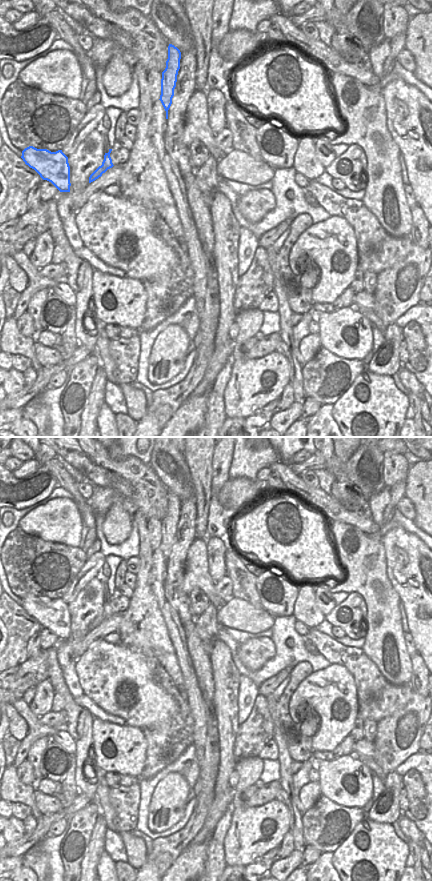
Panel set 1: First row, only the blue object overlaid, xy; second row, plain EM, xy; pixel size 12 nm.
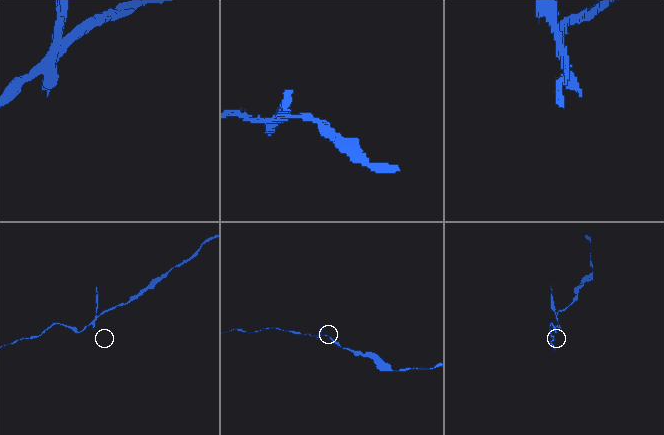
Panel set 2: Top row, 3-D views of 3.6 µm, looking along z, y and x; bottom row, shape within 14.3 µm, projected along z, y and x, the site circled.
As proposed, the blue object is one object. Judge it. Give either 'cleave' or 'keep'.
cleave

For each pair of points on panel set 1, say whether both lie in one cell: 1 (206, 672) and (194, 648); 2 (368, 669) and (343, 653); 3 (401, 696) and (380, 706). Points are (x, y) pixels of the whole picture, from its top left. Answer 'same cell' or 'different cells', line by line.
1: same cell
2: same cell
3: same cell

